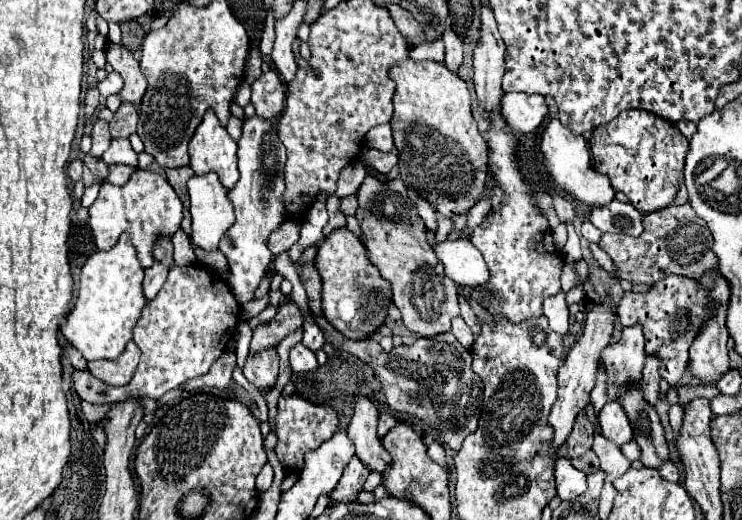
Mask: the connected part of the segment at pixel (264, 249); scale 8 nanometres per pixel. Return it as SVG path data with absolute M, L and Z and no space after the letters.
M249 117L243 123L243 135L239 139L239 173L241 179L229 191L229 199L233 203L237 219L221 237L219 249L229 261L229 287L233 289L233 295L237 297L237 301L247 303L253 299L253 291L259 287L273 261L269 235L277 231L287 219L287 209L283 203L285 147L279 141L277 133L273 133L273 127L269 127L259 117Z

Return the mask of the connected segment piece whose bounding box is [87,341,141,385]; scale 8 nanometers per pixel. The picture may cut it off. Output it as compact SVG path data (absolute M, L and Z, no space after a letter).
M129 341L119 359L113 361L89 361L87 369L107 385L127 385L139 365L139 349L135 341Z

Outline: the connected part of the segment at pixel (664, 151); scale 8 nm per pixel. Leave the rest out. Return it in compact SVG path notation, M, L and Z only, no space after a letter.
M623 111L611 123L593 129L589 141L591 165L609 177L615 191L627 195L635 209L653 213L673 203L679 193L685 169L685 155L689 153L689 139L675 123L661 119L649 111Z

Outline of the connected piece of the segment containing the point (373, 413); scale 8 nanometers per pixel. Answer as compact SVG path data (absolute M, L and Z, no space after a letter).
M365 395L355 397L353 419L347 429L357 449L355 455L361 461L365 461L365 465L369 465L371 471L383 473L391 457L381 445L381 439L377 437L377 421L379 421L379 409L373 405L373 401Z

